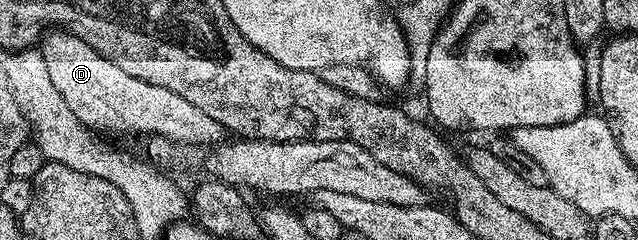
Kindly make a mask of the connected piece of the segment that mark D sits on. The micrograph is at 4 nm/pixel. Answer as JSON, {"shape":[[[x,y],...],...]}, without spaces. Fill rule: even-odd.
{"shape":[[[50,29],[40,40],[40,50],[48,67],[48,77],[52,77],[52,85],[56,85],[68,109],[76,113],[87,129],[170,139],[176,144],[184,143],[190,149],[209,148],[223,142],[221,125],[212,121],[208,113],[196,109],[196,105],[184,101],[184,97],[180,97],[180,93],[172,93],[172,89],[148,85],[148,81],[140,81],[140,77],[124,73],[124,69],[112,65],[108,57],[96,53],[96,49],[80,41],[80,37],[61,29]]]}

